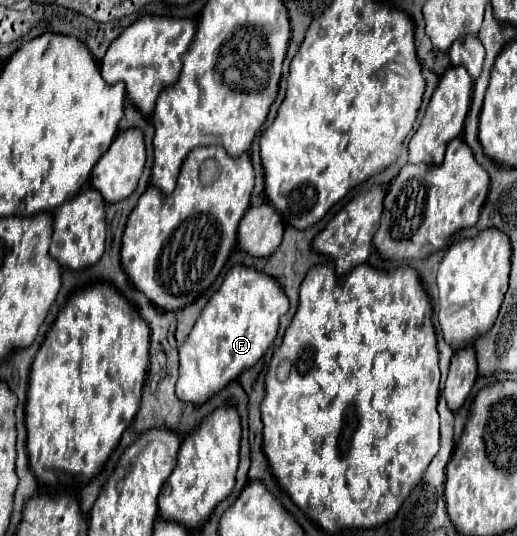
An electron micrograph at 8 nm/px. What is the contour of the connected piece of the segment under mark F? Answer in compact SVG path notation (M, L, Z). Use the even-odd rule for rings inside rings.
M232 267L180 347L180 377L176 383L178 399L192 405L206 403L230 381L238 379L244 369L254 367L274 343L280 317L288 307L288 297L276 279L254 267Z

